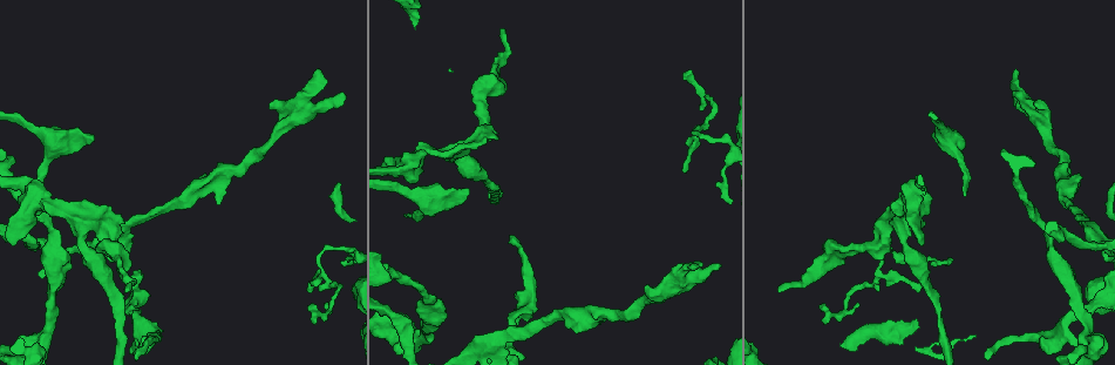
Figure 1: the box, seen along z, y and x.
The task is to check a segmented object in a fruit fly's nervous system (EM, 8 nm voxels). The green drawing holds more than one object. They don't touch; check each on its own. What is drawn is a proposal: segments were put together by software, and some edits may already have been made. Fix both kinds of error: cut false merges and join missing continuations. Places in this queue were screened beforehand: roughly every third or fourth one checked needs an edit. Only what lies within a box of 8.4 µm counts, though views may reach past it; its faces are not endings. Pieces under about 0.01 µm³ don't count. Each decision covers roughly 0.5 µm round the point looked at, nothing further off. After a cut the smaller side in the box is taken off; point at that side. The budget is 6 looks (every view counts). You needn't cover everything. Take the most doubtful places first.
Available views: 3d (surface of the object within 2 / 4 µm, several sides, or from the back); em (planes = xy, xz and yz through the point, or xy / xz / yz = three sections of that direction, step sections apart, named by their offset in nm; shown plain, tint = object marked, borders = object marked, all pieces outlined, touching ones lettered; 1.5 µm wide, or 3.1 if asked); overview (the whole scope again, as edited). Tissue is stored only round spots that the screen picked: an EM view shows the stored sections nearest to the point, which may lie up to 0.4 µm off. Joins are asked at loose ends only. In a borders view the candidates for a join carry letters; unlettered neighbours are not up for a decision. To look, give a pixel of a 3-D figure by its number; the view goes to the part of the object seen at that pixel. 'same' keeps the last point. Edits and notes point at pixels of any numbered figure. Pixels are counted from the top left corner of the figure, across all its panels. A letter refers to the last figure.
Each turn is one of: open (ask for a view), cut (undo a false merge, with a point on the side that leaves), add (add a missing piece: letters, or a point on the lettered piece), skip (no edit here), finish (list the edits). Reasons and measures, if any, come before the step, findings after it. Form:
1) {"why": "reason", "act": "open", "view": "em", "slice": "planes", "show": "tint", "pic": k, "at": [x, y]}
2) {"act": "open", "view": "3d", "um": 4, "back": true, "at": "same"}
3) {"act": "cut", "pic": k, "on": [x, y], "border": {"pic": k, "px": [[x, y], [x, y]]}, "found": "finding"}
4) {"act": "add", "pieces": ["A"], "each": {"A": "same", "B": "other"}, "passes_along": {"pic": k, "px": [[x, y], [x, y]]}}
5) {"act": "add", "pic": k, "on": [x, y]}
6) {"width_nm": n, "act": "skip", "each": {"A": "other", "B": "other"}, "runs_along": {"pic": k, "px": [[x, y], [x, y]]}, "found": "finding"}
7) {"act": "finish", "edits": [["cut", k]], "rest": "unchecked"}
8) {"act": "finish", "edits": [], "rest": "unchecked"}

{"why": "free end", "act": "open", "view": "em", "slice": "planes", "show": "borders", "pic": 1, "at": [1038, 109]}

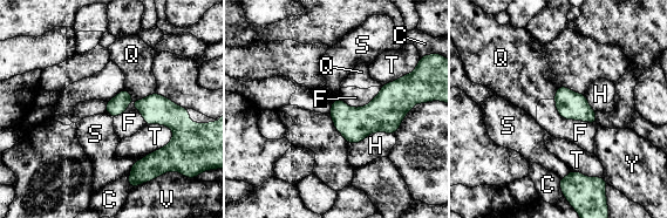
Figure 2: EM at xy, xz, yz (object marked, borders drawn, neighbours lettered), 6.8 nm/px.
{"act": "skip", "each": {"C": "other", "F": "other", "H": "other", "Q": "other", "S": "other", "T": "other", "V": "other", "Y": "other"}, "border": {"pic": 2, "px": [[553, 100], [565, 118], [596, 123]]}, "found": "none of them fits"}

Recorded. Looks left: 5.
{"why": "an open end", "act": "open", "view": "em", "slice": "planes", "show": "plain", "pic": 1, "at": [721, 267]}

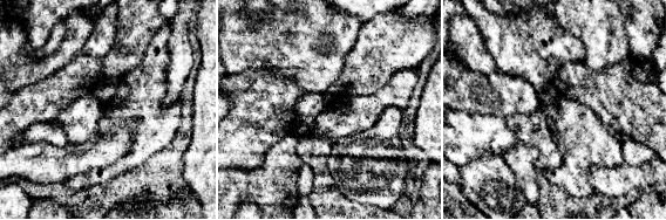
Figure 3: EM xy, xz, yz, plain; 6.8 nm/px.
{"why": "see the neighbours", "act": "open", "view": "em", "slice": "planes", "show": "borders", "at": "same"}

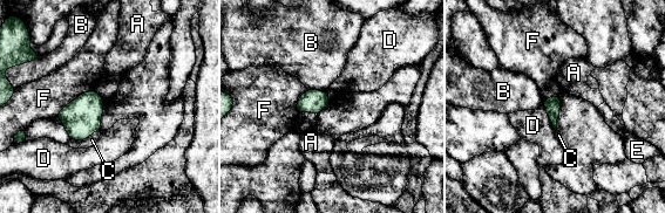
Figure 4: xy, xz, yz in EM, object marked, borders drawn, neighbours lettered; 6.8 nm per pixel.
{"act": "skip", "each": {"A": "other", "B": "other", "C": "other", "D": "other", "E": "other", "F": "other"}, "border": {"pic": 4, "px": [[542, 104], [551, 125], [556, 130]]}, "found": "none of them fits"}

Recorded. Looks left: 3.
{"why": "free end", "act": "open", "view": "em", "slice": "planes", "show": "borders", "pic": 1, "at": [499, 29]}

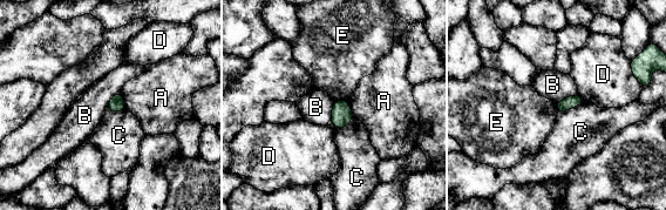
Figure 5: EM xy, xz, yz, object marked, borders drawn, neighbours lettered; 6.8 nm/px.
{"width_nm": 80, "longest_contact_nm": ["C", 180], "act": "skip", "each": {"A": "other", "B": "other", "C": "other", "D": "other", "E": "other"}, "found": "no lettered piece goes on from it"}

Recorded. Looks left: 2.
{"act": "finish", "edits": [], "rest": "unchecked"}

